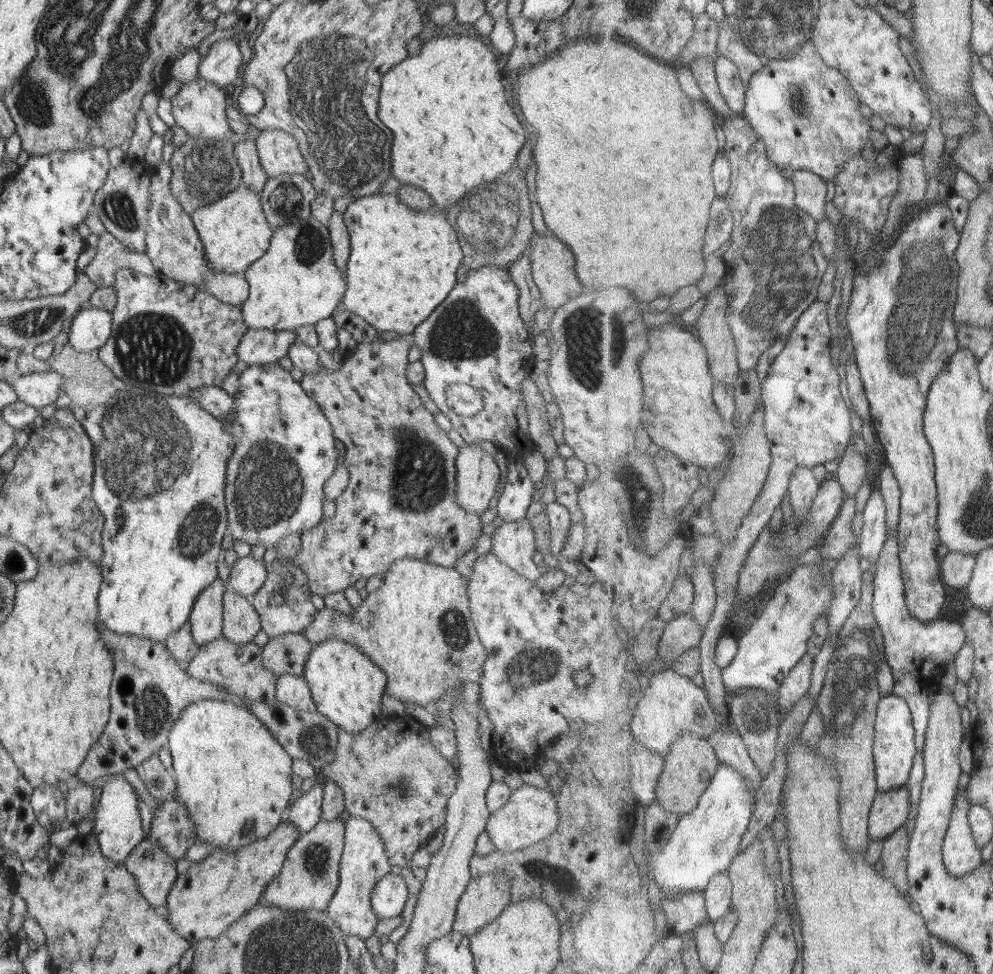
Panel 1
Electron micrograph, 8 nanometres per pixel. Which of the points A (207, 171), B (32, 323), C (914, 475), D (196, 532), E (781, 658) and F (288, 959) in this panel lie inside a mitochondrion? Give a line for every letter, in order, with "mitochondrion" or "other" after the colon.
A: mitochondrion
B: mitochondrion
C: other
D: mitochondrion
E: other
F: mitochondrion

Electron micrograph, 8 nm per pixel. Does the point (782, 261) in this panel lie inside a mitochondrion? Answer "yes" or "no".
yes

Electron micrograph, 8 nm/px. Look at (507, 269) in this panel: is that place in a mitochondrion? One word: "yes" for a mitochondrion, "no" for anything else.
no

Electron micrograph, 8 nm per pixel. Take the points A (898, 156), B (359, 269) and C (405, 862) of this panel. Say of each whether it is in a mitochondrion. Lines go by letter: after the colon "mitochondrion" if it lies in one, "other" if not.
A: other
B: other
C: other

